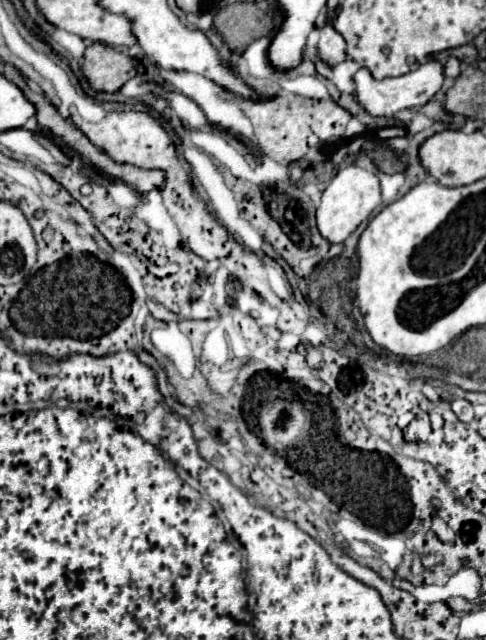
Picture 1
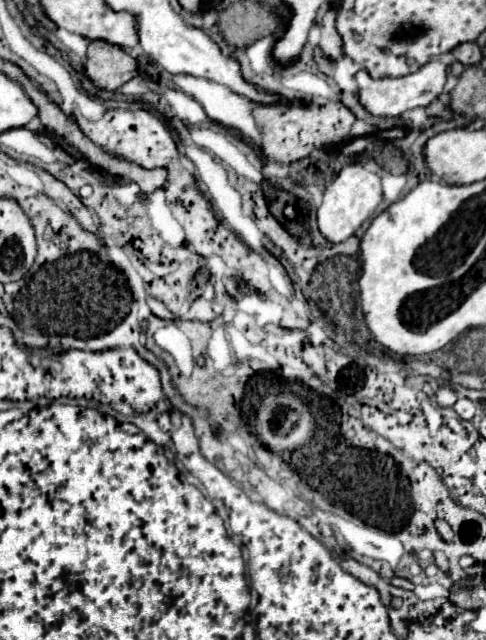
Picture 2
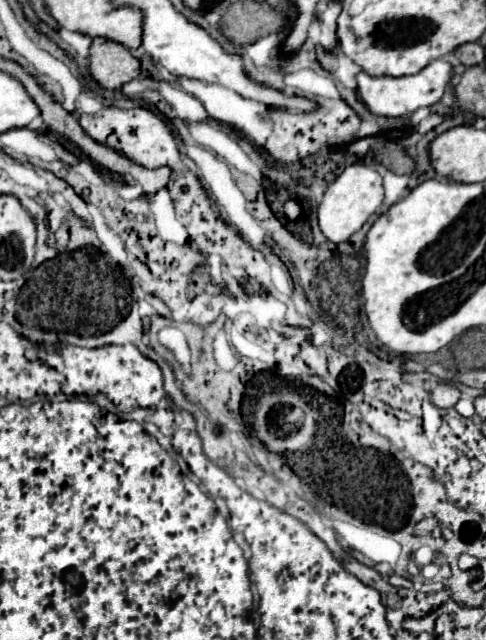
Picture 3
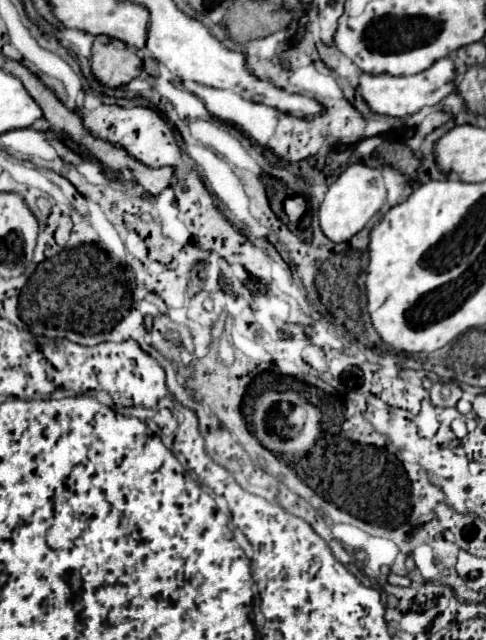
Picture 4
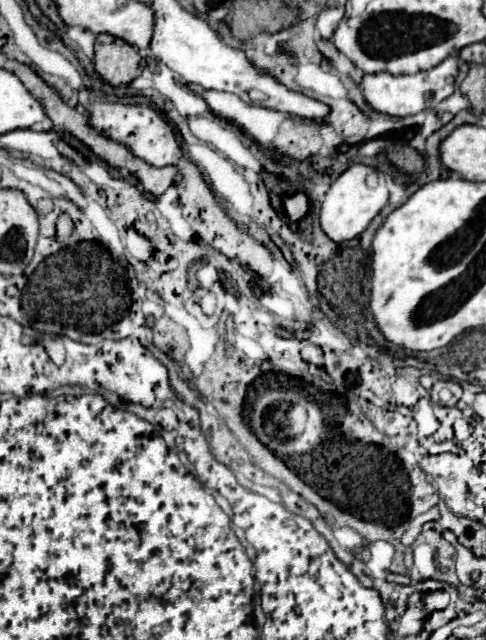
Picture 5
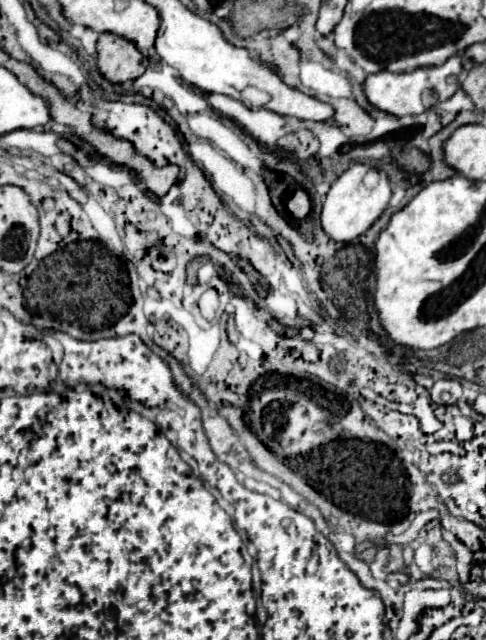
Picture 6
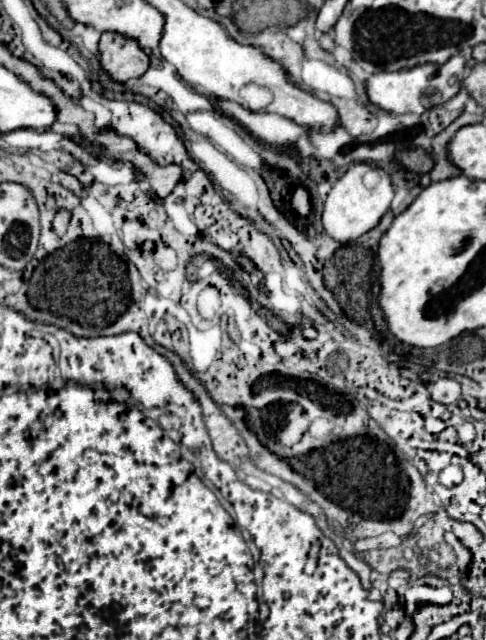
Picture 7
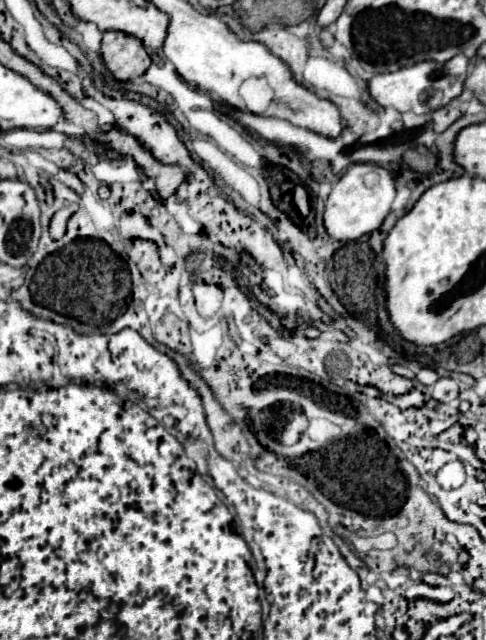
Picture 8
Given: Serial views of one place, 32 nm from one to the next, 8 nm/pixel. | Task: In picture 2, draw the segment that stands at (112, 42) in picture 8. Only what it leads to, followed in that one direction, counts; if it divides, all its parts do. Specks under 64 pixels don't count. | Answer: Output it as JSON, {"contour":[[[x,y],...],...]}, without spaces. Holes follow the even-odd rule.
{"contour":[[[104,40],[90,42],[84,72],[96,88],[114,92],[138,74],[136,68],[136,60],[122,48],[104,44]]]}

